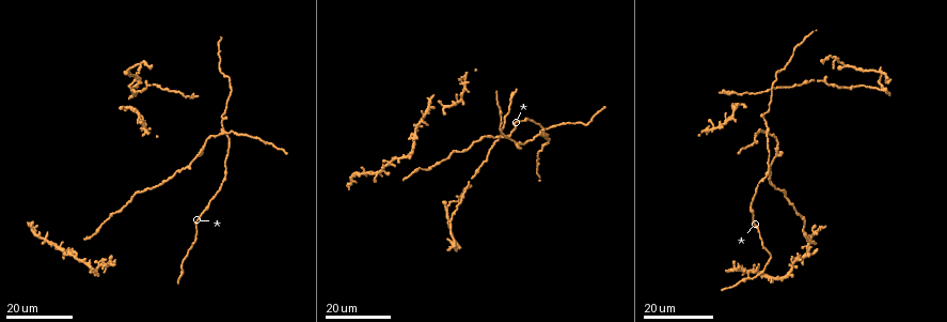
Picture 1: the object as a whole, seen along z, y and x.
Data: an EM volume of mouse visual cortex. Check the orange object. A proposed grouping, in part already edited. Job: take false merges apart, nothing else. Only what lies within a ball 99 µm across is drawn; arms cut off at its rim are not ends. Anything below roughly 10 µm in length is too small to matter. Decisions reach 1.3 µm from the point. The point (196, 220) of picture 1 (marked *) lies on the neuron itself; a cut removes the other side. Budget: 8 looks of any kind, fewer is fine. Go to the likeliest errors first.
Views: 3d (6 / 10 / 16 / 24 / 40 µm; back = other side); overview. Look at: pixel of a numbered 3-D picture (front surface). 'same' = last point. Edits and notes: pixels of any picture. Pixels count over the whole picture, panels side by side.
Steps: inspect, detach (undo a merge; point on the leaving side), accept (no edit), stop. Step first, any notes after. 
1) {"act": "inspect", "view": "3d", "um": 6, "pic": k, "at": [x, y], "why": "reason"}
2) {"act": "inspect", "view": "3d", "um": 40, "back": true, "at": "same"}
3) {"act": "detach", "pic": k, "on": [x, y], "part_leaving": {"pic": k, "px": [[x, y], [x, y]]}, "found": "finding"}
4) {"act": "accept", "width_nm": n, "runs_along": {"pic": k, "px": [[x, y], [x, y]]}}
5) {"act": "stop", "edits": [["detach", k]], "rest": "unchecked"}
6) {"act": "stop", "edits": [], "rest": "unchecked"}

{"act": "inspect", "view": "3d", "um": 24, "pic": 1, "at": [221, 131], "why": "four or more arms meet"}

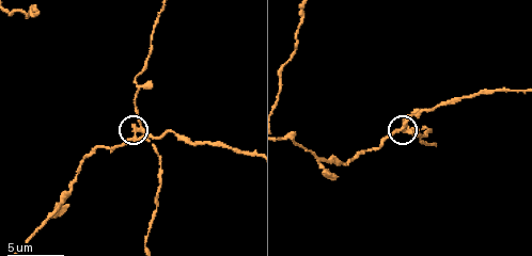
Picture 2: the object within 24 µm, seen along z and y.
{"act": "inspect", "view": "3d", "um": 6, "pic": 2, "at": [137, 130]}

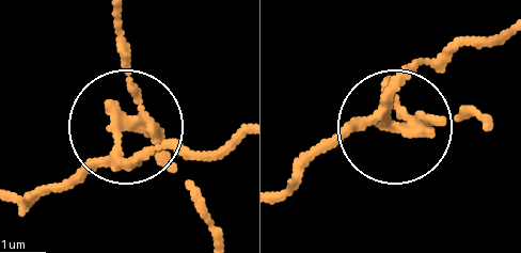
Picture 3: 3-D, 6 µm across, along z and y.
{"act": "detach", "pic": 3, "on": [175, 141], "width_nm": 220, "part_leaving": {"pic": 3, "px": [[151, 132], [17, 194]]}, "found": "two neurons meet here"}

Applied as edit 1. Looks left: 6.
{"act": "inspect", "view": "overview"}

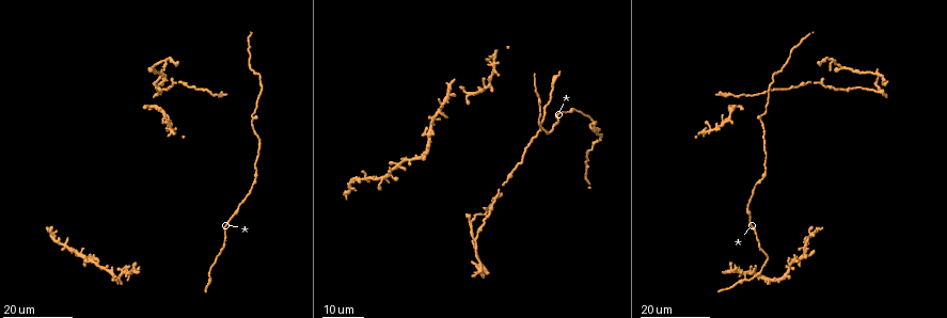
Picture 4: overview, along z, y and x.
{"act": "inspect", "view": "3d", "um": 16, "pic": 4, "at": [252, 116], "why": "arms part here"}

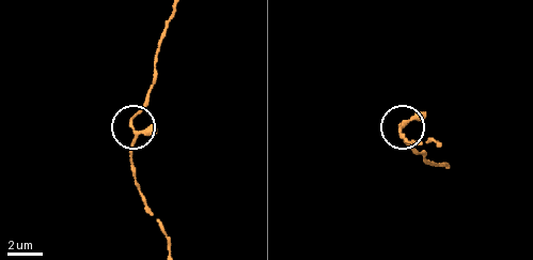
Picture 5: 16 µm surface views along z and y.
{"act": "inspect", "view": "3d", "um": 6, "pic": 5, "at": [131, 122]}

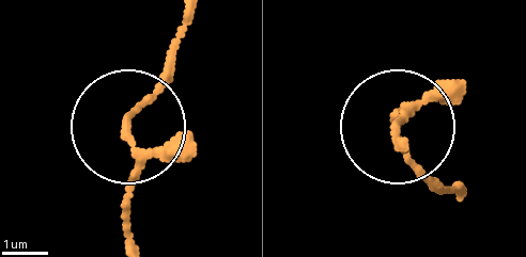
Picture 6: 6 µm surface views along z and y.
{"act": "accept", "runs_along": {"pic": 6, "px": [[133, 233], [129, 126], [171, 64]]}, "found": "one neuron here"}

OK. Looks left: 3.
{"act": "inspect", "view": "3d", "um": 24, "pic": 4, "at": [750, 96]}

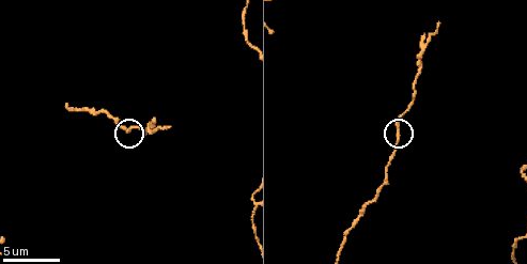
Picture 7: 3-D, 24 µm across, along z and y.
{"act": "inspect", "view": "3d", "um": 10, "pic": 7, "at": [396, 142], "why": "closer look"}

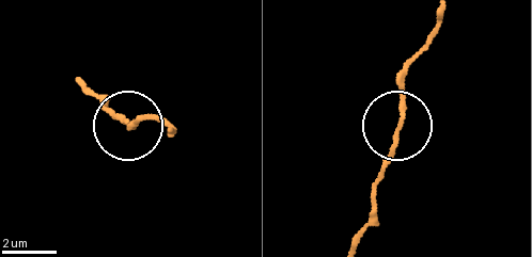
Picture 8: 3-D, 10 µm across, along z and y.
{"act": "accept", "side_arm_um": 30, "found": "all the same neuron"}

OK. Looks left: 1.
{"act": "stop", "edits": [["detach", 3]], "rest": "unchecked"}

